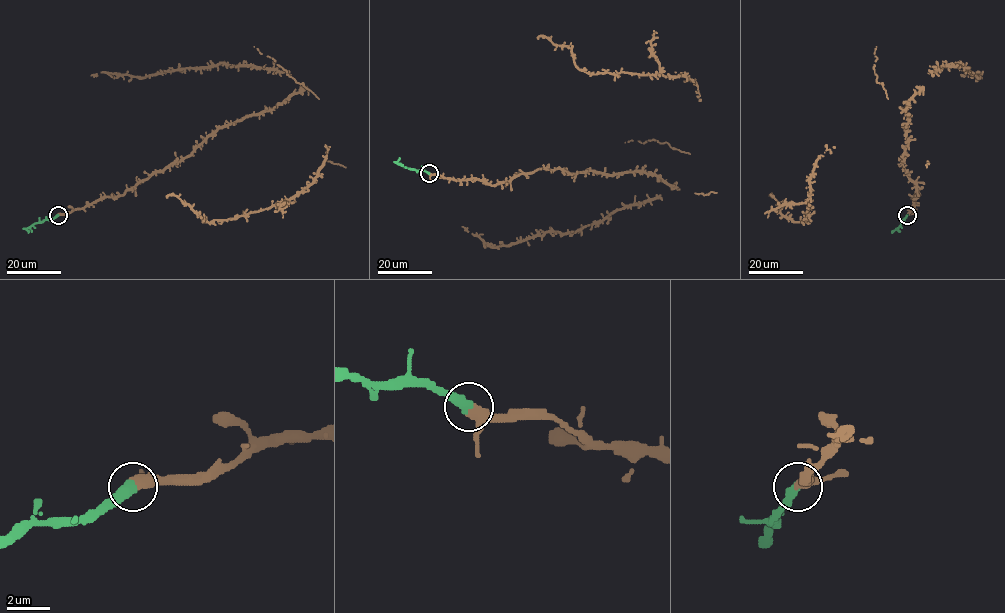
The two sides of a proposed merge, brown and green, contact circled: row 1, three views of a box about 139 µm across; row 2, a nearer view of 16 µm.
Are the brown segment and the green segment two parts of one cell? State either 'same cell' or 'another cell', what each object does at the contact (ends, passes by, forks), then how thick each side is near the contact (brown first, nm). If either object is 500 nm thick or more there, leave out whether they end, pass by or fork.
same cell; brown passes by; green ends; calibres 360 and 460 nm

